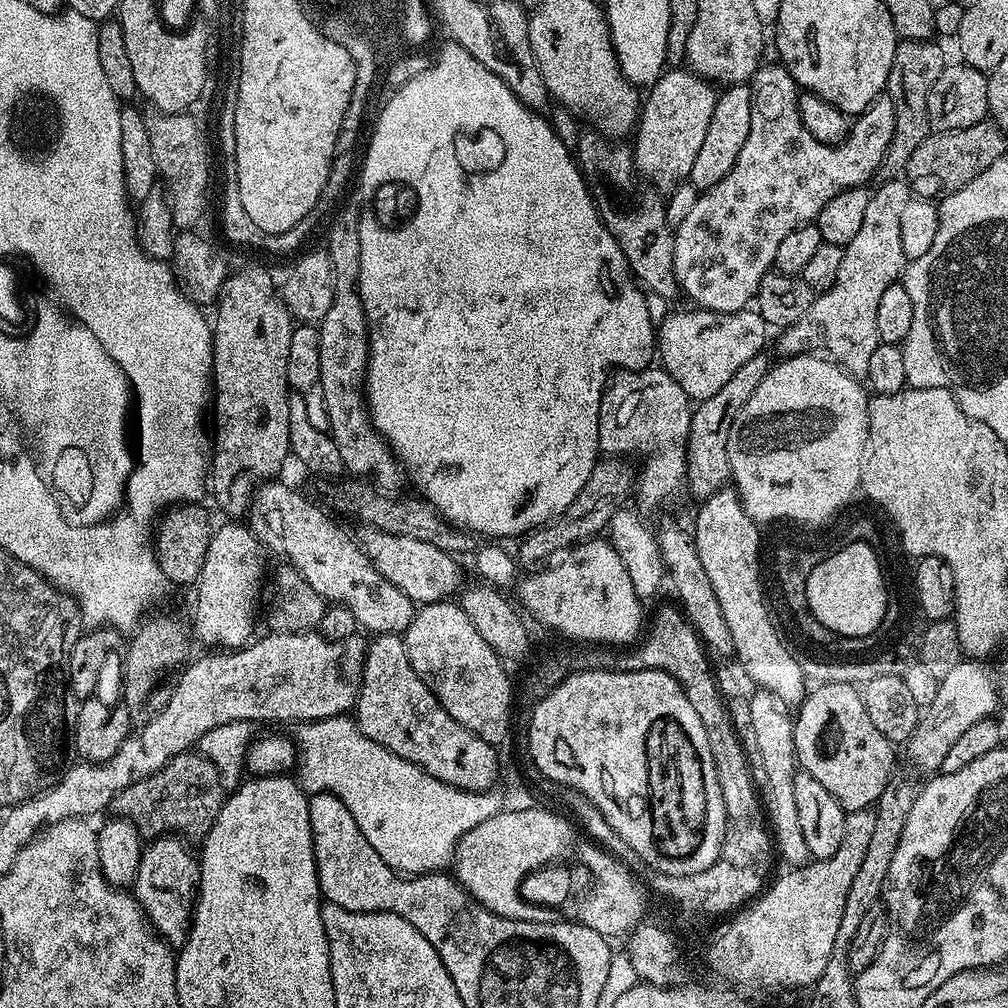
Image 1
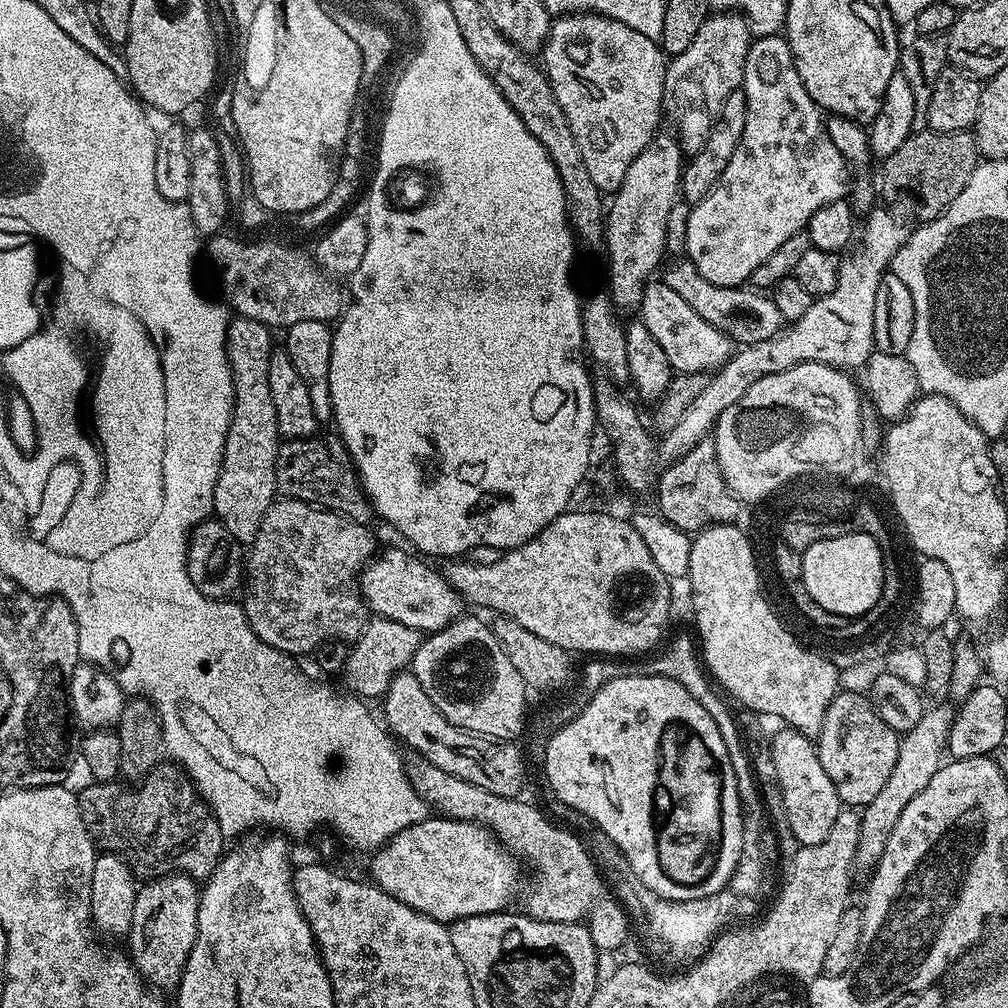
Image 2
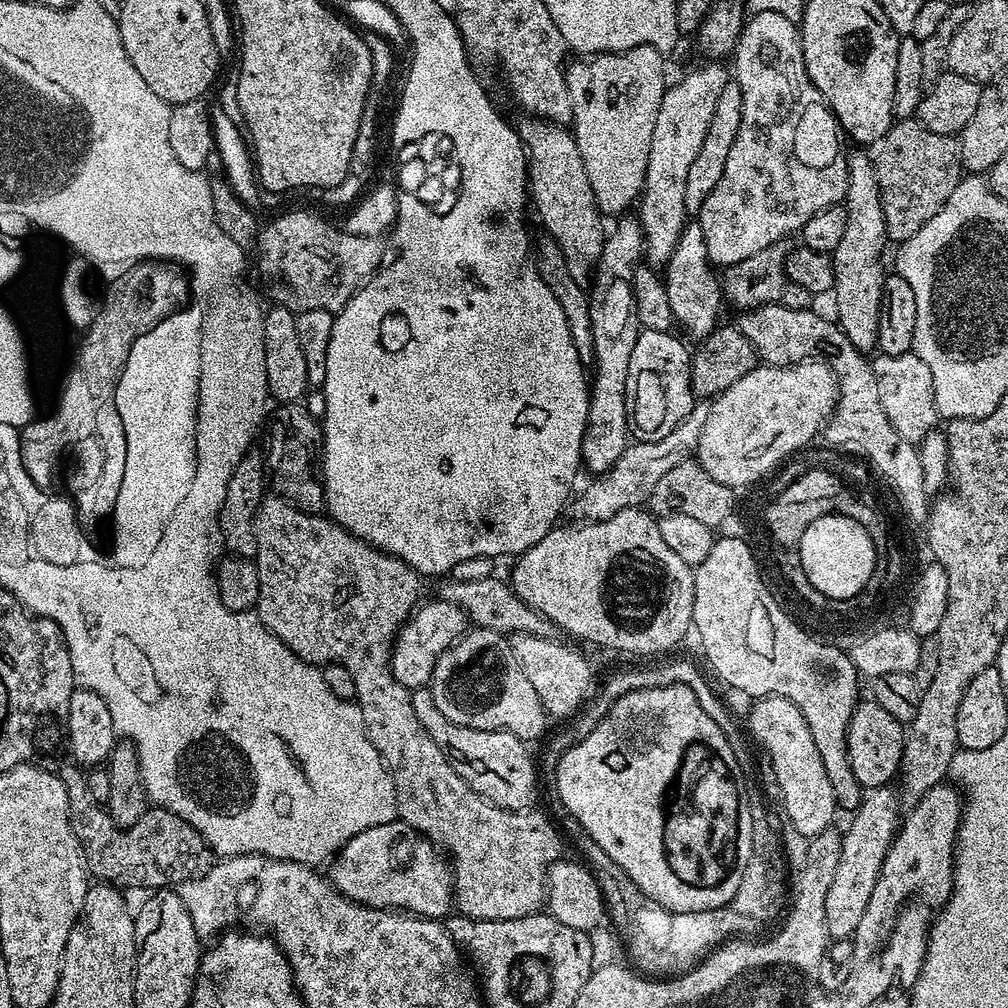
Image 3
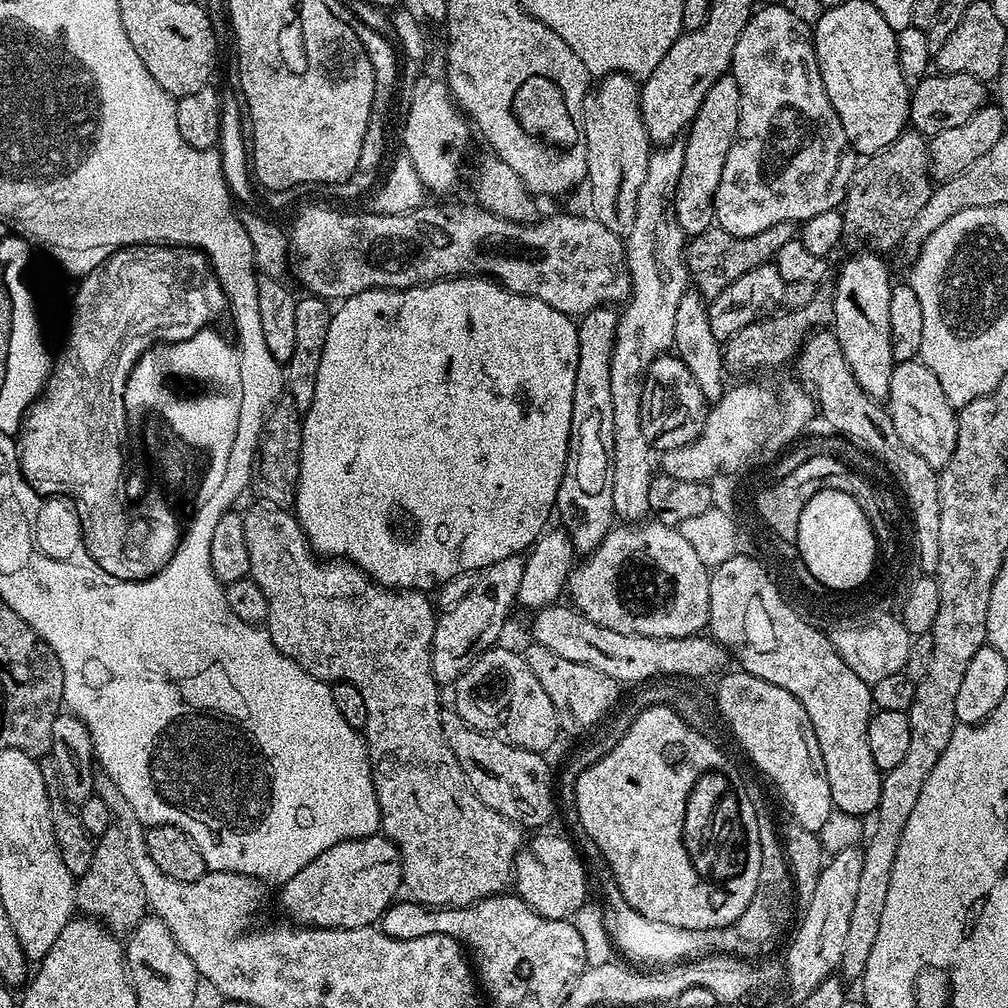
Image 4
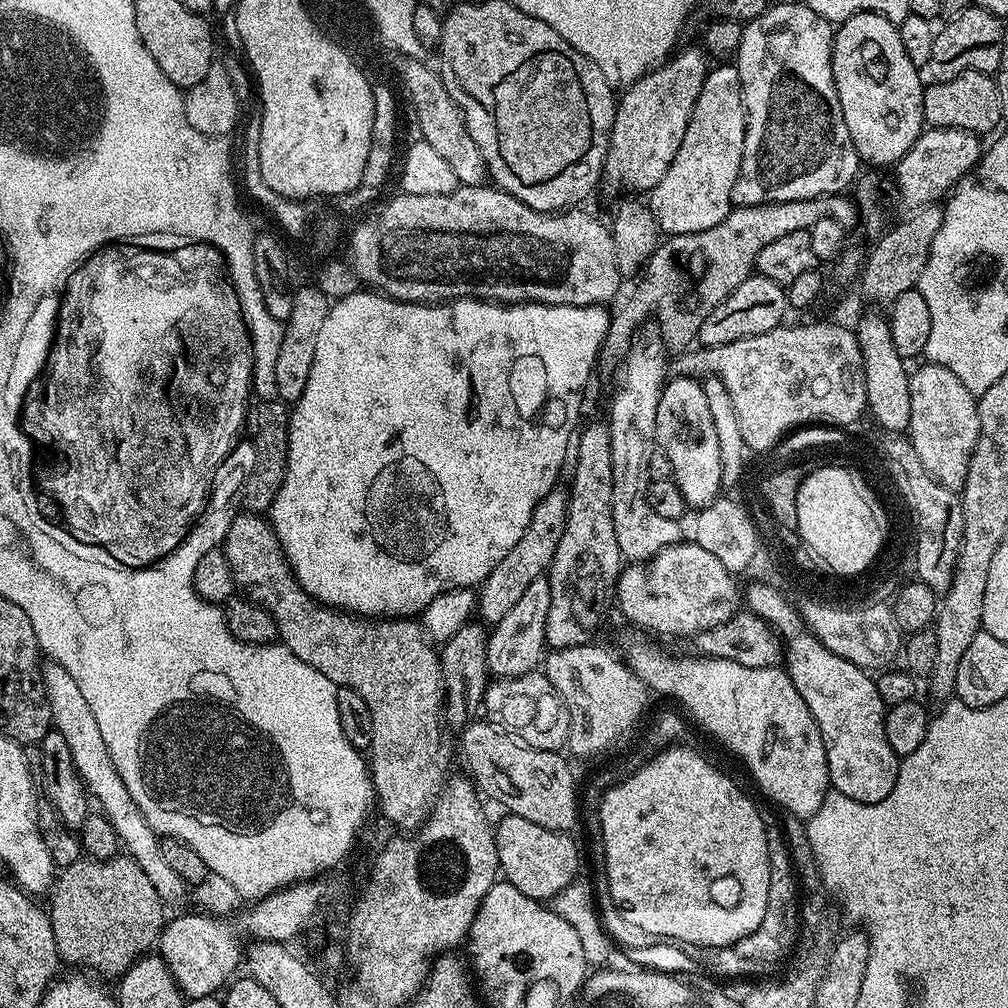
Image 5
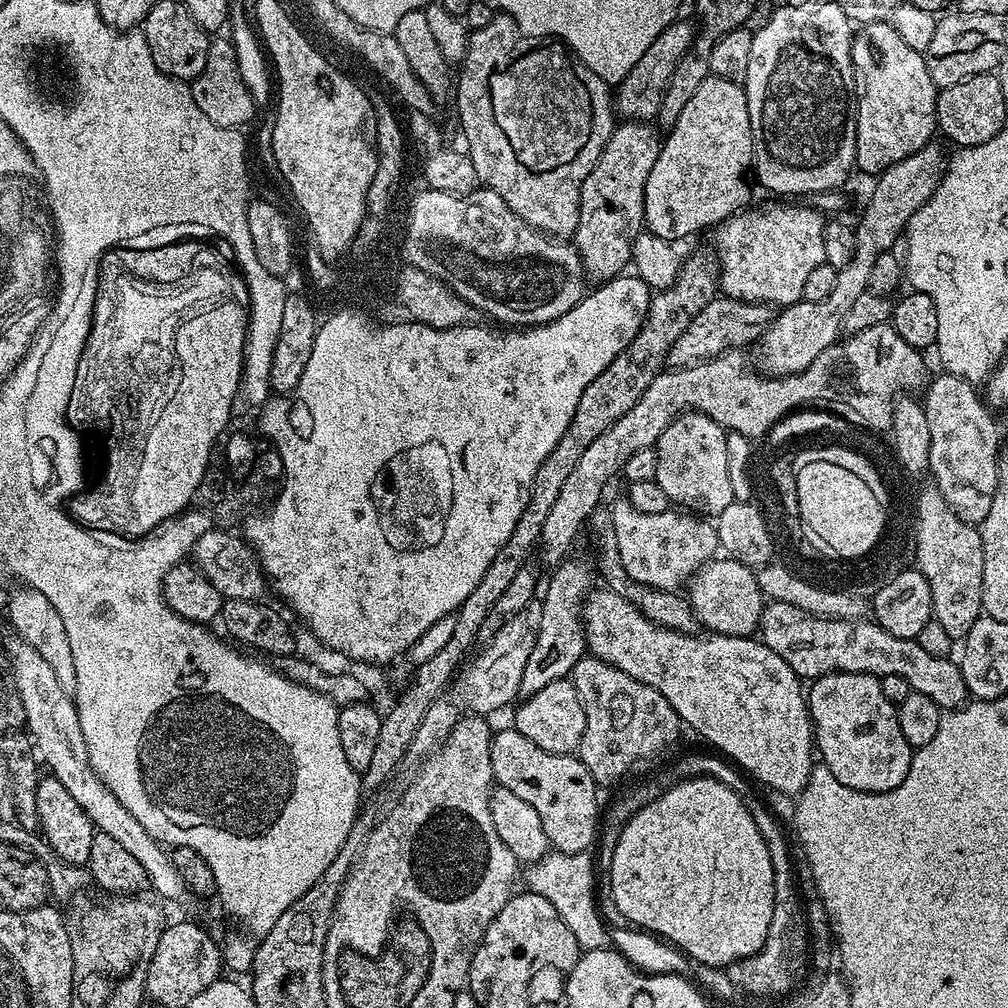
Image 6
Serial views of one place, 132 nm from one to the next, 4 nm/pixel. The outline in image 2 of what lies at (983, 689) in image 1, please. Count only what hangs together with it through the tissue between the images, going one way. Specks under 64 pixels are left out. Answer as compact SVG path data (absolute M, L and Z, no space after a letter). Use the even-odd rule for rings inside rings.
M940 704L937 708L929 707L924 717L914 726L914 730L900 736L898 746L898 762L894 762L894 770L890 773L886 786L874 798L874 802L863 805L860 812L860 829L858 830L858 850L856 851L855 867L871 870L882 858L886 850L886 841L890 838L890 830L894 830L902 810L906 810L906 802L918 794L918 790L926 787L926 782L938 774L941 764L946 760L948 735L952 729L954 712L946 705Z

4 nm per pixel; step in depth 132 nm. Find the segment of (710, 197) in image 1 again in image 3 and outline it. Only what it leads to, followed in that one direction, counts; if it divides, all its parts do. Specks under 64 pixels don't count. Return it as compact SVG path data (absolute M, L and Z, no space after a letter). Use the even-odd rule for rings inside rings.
M755 13L745 23L740 31L740 41L736 44L734 61L736 60L736 72L734 68L734 83L742 90L742 126L738 126L738 138L734 138L734 146L730 146L730 154L726 157L726 170L722 170L722 178L714 190L710 190L710 198L702 202L698 213L698 223L702 226L702 238L706 240L706 250L708 258L716 266L727 266L734 262L742 262L742 258L750 258L750 254L758 254L765 246L770 246L779 240L788 240L792 235L799 233L801 228L810 222L810 218L818 210L826 206L843 201L845 185L836 184L836 176L832 173L832 167L836 164L836 156L832 153L832 136L824 132L824 116L820 112L808 112L808 92L810 85L808 82L808 71L804 65L804 55L802 54L802 42L800 41L800 29L794 21L788 21L780 14Z

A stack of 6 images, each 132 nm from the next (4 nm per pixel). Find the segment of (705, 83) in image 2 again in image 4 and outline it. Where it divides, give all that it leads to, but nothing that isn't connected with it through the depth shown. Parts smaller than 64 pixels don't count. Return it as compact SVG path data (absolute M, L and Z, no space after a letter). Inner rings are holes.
M680 142L657 147L649 155L646 179L642 186L638 186L634 230L630 230L624 240L624 257L632 279L632 290L623 305L624 312L622 308L619 313L610 362L610 394L614 398L614 513L624 522L640 522L649 515L654 449L642 426L644 378L648 375L648 367L672 348L678 302L682 302L690 288L688 265L684 262L686 237L674 214L683 157L684 145Z

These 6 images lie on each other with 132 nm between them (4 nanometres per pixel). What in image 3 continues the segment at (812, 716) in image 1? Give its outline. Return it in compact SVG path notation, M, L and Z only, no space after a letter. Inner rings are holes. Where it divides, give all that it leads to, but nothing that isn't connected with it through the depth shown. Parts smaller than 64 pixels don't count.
M864 698L859 701L850 718L848 727L848 757L850 770L858 778L861 788L871 790L891 785L897 779L900 759L904 753L905 725L899 724L887 710L882 710L876 701Z

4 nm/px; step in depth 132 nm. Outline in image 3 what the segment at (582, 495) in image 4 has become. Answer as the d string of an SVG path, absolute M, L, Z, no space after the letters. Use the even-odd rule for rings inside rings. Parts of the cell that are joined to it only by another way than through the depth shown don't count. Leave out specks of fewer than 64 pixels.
M632 214L621 215L613 224L616 225L613 228L611 225L607 233L588 292L594 367L590 372L589 414L586 418L585 436L582 438L581 458L583 467L588 467L592 474L609 472L614 462L622 458L630 443L630 354L634 354L634 342L638 342L642 331L632 285L634 270L644 256L642 226Z

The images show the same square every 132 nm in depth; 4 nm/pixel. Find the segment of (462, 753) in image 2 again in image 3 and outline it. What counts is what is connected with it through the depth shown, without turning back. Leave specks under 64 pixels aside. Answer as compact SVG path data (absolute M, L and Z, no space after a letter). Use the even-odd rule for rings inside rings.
M428 686L415 689L412 692L412 705L414 706L414 714L418 714L418 722L422 722L426 734L430 734L430 738L434 738L434 742L438 742L438 746L448 755L449 760L456 767L458 775L477 794L500 808L508 808L511 812L522 812L531 809L535 805L532 803L536 800L538 764L534 756L532 760L531 754L528 753L529 745L525 741L518 739L509 732L487 732L470 726L462 726L458 722L450 722L450 718L446 718L446 714L442 714L442 710L438 710L438 706L434 706L432 690Z

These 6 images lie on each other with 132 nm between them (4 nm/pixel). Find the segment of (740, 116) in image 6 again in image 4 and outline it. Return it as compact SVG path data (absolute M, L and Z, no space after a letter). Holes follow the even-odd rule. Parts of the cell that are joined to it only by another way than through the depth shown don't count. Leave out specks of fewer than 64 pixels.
M726 74L718 78L718 82L710 86L710 90L706 90L706 98L702 98L702 106L698 106L698 114L689 124L683 141L682 178L678 178L674 214L685 237L697 236L713 227L714 194L718 190L718 182L722 182L722 169L726 166L732 143L736 141L739 117L738 82L730 74Z

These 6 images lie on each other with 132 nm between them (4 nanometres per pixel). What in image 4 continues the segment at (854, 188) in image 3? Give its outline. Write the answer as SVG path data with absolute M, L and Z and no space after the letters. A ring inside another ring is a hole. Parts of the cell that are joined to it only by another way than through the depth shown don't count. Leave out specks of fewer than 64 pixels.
M863 250L857 256L852 256L840 268L840 281L834 284L834 333L841 346L846 364L853 371L862 390L870 398L884 402L890 394L890 378L897 362L890 350L890 294L893 281L888 280L888 268L884 265L885 257L871 250Z

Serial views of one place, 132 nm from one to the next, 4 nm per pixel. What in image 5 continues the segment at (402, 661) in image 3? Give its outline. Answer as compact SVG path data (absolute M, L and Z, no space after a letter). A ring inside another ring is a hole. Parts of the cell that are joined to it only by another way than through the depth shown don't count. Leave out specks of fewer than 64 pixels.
M563 487L553 488L542 502L534 506L534 514L530 514L530 526L526 526L526 534L518 538L514 550L494 566L494 570L478 588L478 616L485 625L495 626L510 614L510 609L526 594L530 582L541 579L552 564L554 550L558 550L558 542L562 542L562 530L566 530L566 514L568 513L568 493Z

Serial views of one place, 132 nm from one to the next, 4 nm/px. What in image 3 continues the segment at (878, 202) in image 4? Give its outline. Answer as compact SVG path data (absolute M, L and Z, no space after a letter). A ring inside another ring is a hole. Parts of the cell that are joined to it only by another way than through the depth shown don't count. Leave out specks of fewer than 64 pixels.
M915 118L897 119L890 131L876 141L871 157L888 239L892 242L903 242L918 234L918 230L946 206L946 198L954 194L954 186L962 179L959 139L934 134L934 130L926 130Z

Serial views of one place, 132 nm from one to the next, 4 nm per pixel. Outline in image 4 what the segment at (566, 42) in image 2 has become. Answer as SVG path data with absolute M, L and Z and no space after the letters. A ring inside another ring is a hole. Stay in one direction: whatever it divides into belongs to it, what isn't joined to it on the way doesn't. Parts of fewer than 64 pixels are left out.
M611 72L599 81L584 99L584 133L588 149L586 189L592 203L591 215L615 236L626 238L634 230L638 186L646 179L650 155L648 131L640 113L637 81L621 72Z

